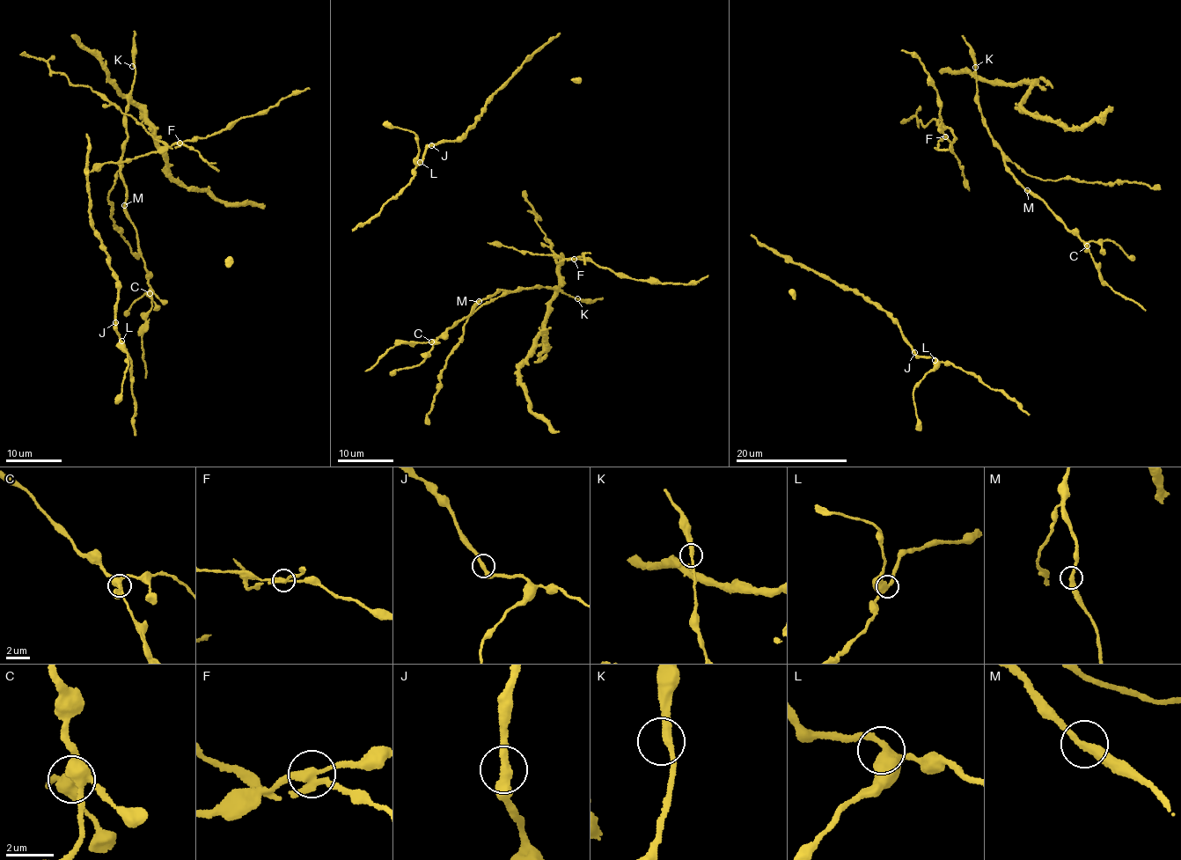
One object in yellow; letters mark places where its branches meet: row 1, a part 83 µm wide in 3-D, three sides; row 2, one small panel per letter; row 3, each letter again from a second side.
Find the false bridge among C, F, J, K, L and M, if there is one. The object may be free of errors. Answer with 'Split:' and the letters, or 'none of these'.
Split: F

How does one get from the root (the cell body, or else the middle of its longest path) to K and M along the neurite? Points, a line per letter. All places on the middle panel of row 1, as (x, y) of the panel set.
K: (436, 341), (467, 317), (476, 304), (501, 290), (511, 292), (544, 286), (577, 298)
M: (436, 341), (467, 317), (479, 301)

